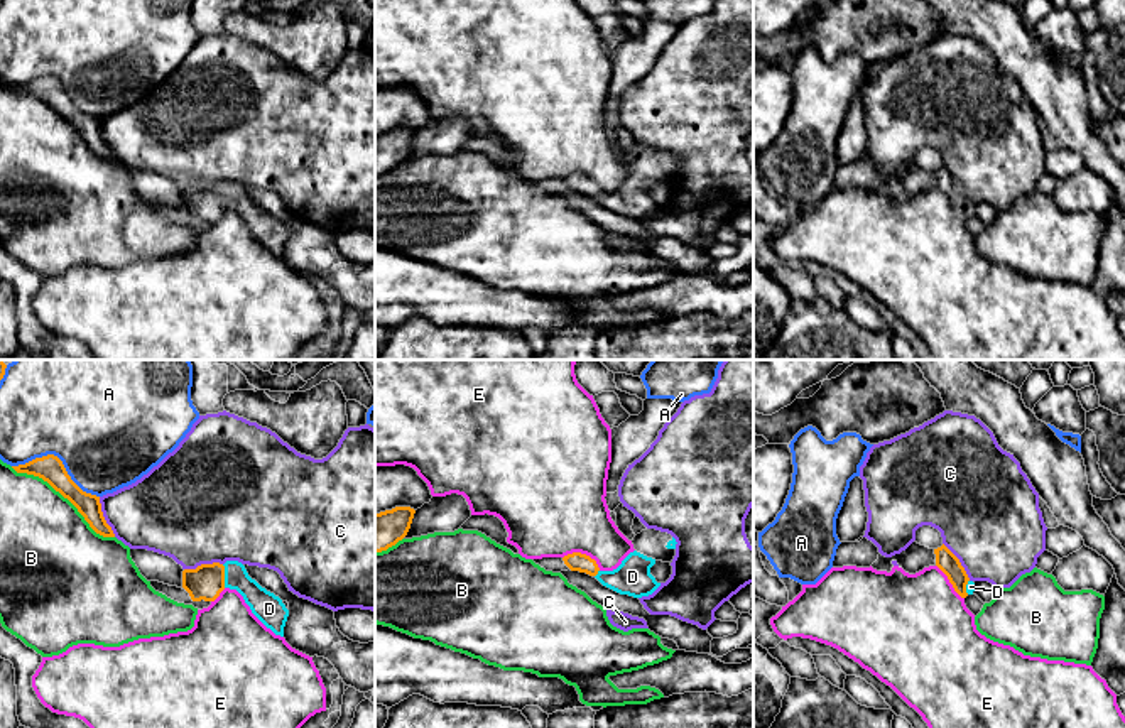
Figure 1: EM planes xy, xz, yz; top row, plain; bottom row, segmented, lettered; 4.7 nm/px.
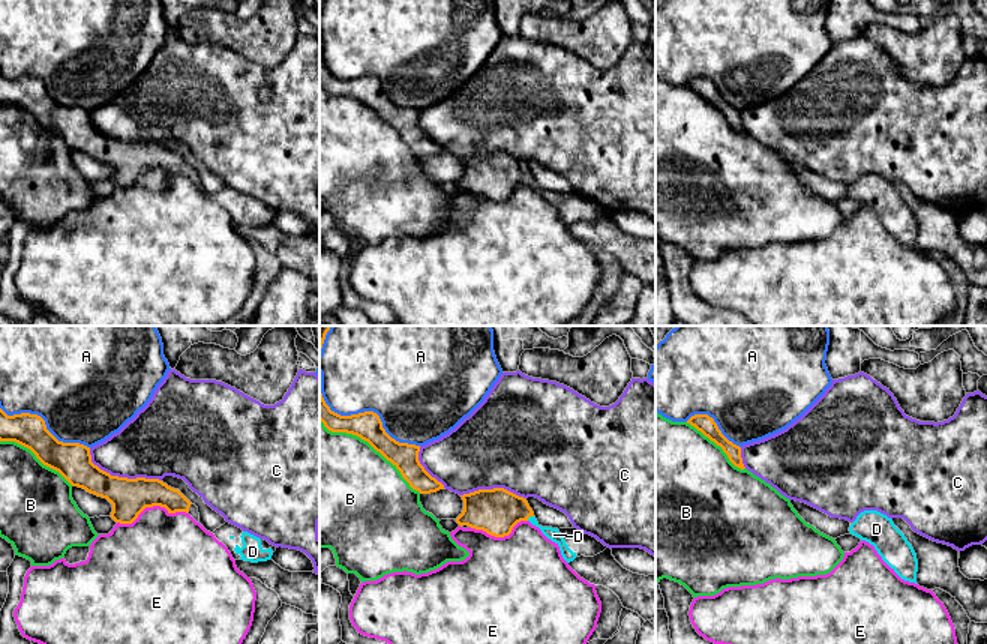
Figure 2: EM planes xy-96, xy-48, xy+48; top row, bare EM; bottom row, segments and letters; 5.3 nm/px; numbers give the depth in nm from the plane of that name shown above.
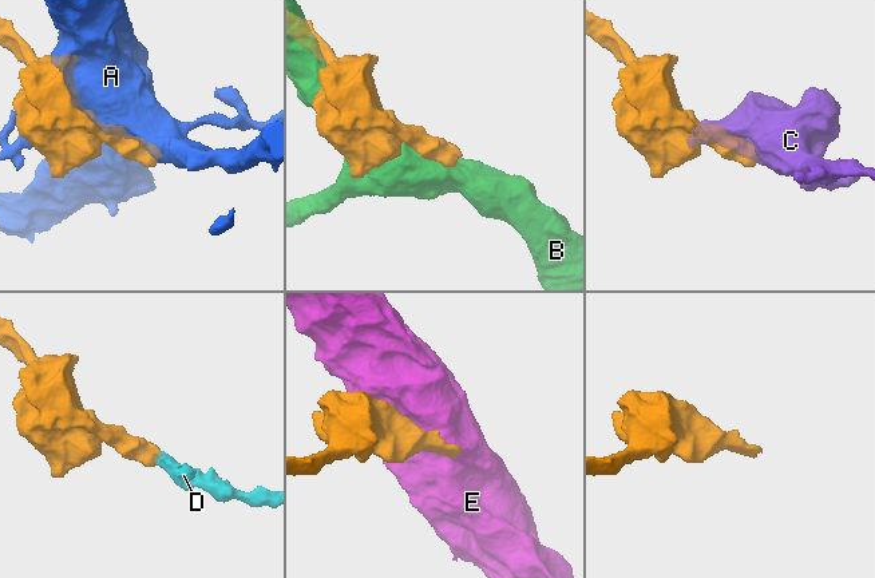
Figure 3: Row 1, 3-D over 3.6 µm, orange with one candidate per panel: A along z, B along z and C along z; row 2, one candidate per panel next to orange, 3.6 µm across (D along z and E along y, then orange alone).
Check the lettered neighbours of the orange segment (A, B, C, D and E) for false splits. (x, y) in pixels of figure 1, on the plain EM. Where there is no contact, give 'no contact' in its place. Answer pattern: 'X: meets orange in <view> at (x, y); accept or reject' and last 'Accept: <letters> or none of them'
A: meets orange in xy at (59, 81); reject
B: meets orange in xy at (65, 119); reject
C: meets orange in xy at (103, 139); reject
D: meets orange in xy at (223, 198); accept
E: meets orange in xz at (583, 176); reject
Accept: D

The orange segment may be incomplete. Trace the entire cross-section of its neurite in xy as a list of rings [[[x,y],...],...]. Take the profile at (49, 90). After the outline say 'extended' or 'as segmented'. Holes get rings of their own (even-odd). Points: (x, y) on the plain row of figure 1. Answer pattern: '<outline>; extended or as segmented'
[[[47,76],[12,90],[17,95],[34,96],[47,103],[56,113],[59,113],[78,130],[78,133],[84,139],[84,142],[96,155],[103,159],[115,159],[111,149],[103,139],[100,118],[83,113],[71,101],[62,83],[57,78]]]; as segmented

